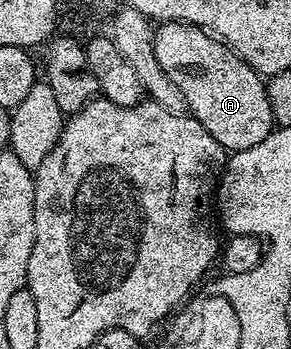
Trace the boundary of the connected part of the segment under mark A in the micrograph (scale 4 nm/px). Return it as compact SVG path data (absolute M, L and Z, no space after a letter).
M160 22L154 28L154 33L155 56L157 61L161 61L161 69L165 69L169 81L181 89L186 110L224 149L234 153L265 141L265 137L273 130L273 120L264 76L257 74L226 43L192 23Z

